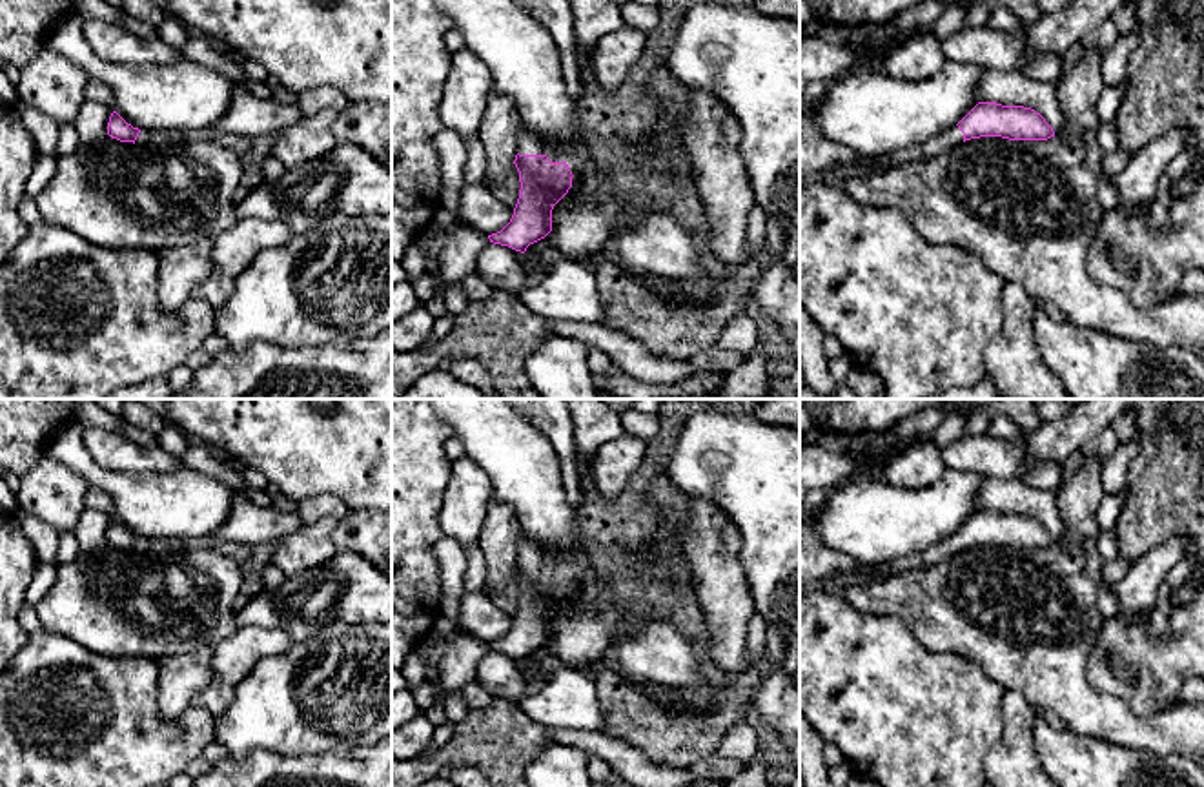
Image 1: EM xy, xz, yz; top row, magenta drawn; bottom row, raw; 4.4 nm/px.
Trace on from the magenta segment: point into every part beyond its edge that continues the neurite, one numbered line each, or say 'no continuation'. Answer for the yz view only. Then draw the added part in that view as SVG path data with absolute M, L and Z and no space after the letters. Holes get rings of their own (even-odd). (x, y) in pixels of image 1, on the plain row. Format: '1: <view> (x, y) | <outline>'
1: yz (818, 563) | M800 516L800 587L829 585L834 576L849 572L905 574L920 567L933 567L962 550L964 541L958 534L951 534L916 556L867 567L827 547L807 519Z

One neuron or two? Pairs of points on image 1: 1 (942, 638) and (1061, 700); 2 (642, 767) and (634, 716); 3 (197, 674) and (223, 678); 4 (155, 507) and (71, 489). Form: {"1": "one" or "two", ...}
{"1": "one", "2": "two", "3": "two", "4": "two"}

